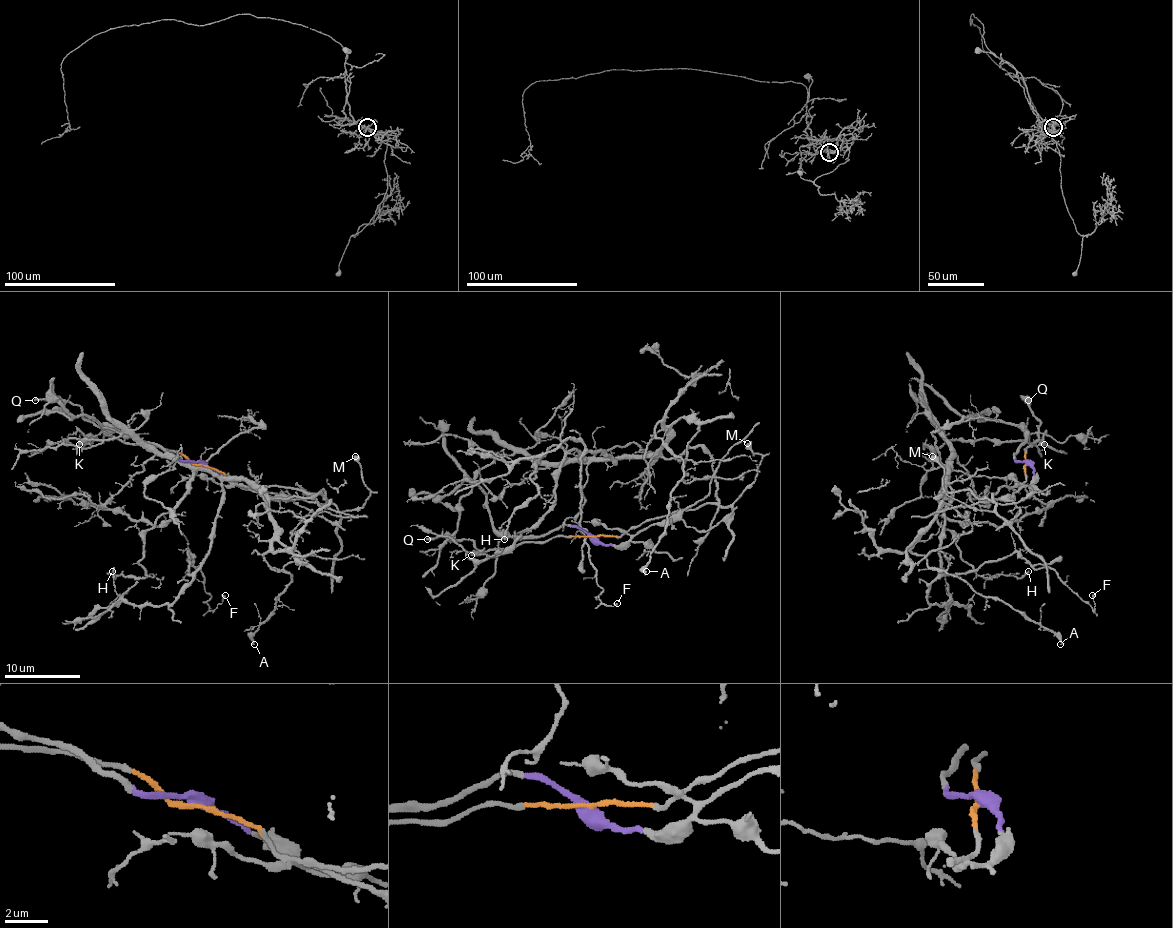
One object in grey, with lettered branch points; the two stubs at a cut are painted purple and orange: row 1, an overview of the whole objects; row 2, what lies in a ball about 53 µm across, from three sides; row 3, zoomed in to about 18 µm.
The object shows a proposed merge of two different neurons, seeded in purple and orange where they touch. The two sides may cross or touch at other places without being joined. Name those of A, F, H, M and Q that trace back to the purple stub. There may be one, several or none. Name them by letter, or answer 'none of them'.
A, F, H

